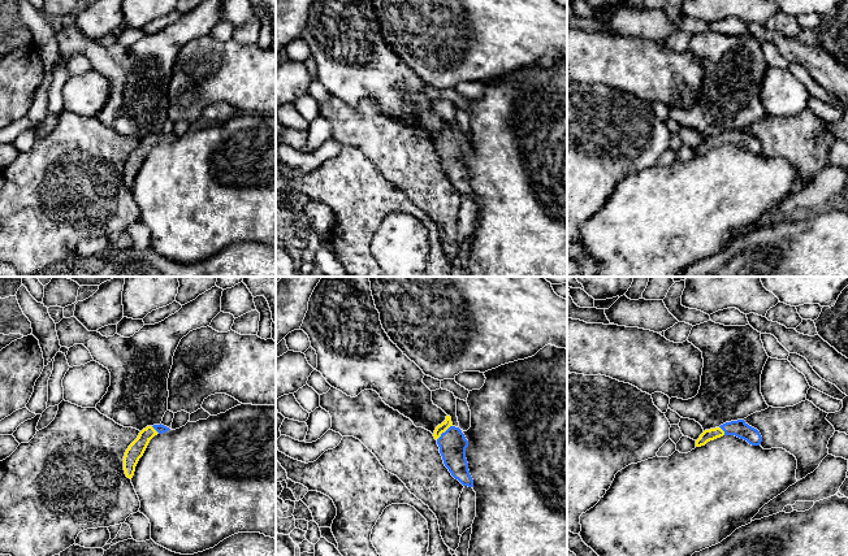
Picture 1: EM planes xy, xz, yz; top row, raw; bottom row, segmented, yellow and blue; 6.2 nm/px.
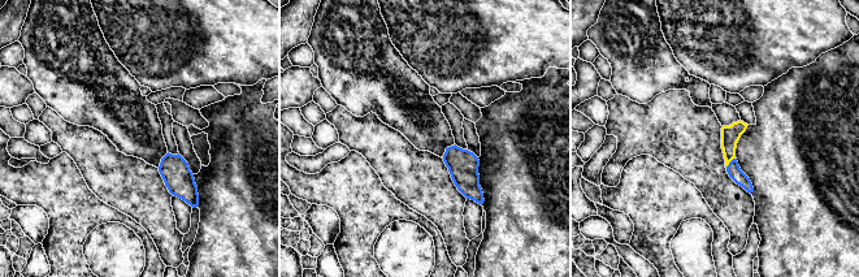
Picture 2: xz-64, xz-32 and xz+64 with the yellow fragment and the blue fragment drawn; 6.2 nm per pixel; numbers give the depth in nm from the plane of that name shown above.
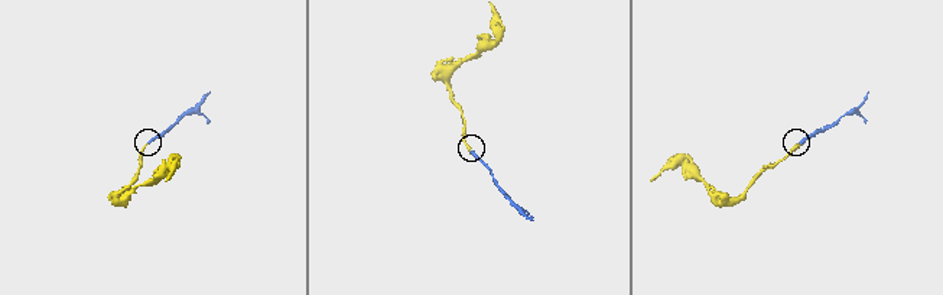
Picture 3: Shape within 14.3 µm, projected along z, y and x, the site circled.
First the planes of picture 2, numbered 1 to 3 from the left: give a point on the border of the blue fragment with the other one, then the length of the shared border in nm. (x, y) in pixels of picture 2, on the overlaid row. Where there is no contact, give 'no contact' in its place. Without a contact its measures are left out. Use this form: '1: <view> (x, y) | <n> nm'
1: no contact
2: no contact
3: xz+64 (729, 161) | 90 nm

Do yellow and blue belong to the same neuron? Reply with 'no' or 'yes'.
yes

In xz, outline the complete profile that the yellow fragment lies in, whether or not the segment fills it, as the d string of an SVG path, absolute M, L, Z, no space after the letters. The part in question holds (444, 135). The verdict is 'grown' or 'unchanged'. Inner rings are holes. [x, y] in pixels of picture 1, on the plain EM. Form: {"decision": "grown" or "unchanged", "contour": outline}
{"decision": "grown", "contour": "M446 125L446 129L436 136L433 145L440 156L444 173L451 184L463 195L473 196L466 168L468 149L462 139L453 134L450 125Z"}

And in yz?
{"decision": "grown", "contour": "M737 129L726 131L715 138L705 139L696 149L696 156L705 155L708 151L723 144L735 144L752 155L760 155L762 151L762 145L757 138L749 135L744 129Z"}

